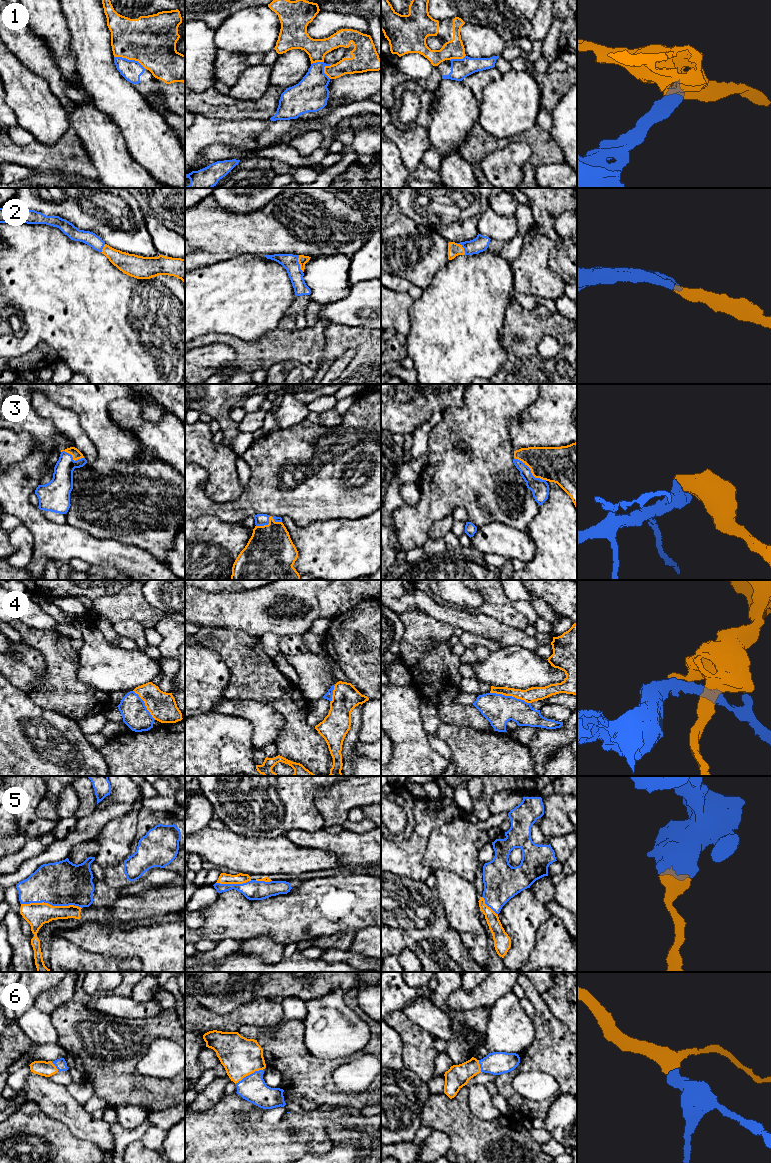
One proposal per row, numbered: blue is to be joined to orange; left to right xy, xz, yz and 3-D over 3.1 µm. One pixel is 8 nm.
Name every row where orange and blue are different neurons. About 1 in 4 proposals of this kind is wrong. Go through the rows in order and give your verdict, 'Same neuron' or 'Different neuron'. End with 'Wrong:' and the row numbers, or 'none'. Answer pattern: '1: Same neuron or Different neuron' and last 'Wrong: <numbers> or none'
1: Different neuron
2: Same neuron
3: Same neuron
4: Different neuron
5: Same neuron
6: Same neuron
Wrong: 1, 4

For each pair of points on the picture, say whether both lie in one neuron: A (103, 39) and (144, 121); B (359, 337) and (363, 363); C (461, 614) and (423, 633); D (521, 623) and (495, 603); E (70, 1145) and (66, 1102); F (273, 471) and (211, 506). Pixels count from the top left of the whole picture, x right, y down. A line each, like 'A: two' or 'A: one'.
A: one
B: one
C: two
D: one
E: two
F: one

